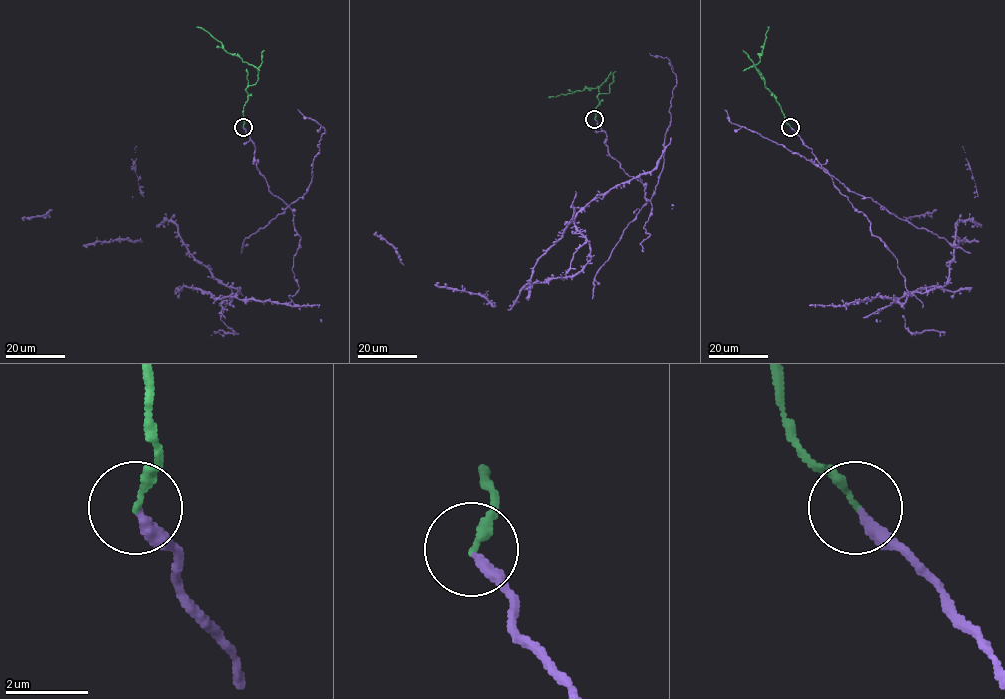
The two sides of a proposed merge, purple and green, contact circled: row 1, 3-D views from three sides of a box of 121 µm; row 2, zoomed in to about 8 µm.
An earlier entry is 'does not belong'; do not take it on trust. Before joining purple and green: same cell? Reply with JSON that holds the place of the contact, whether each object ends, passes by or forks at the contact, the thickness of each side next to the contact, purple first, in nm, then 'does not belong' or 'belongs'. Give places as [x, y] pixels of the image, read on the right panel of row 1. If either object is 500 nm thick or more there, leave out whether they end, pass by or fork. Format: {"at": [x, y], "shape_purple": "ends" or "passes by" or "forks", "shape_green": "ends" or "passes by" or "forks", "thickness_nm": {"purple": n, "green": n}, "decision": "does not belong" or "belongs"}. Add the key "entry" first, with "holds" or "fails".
{"entry": "fails", "at": [790, 127], "shape_purple": "ends", "shape_green": "ends", "thickness_nm": {"purple": 280, "green": 170}, "decision": "belongs"}

